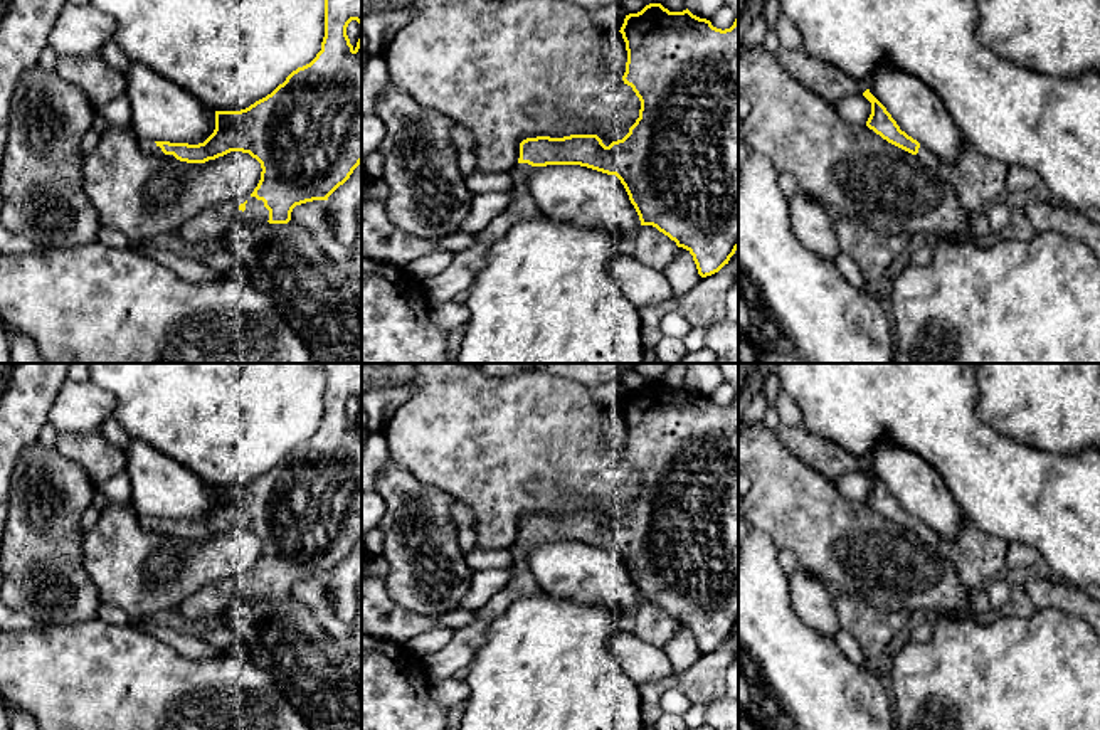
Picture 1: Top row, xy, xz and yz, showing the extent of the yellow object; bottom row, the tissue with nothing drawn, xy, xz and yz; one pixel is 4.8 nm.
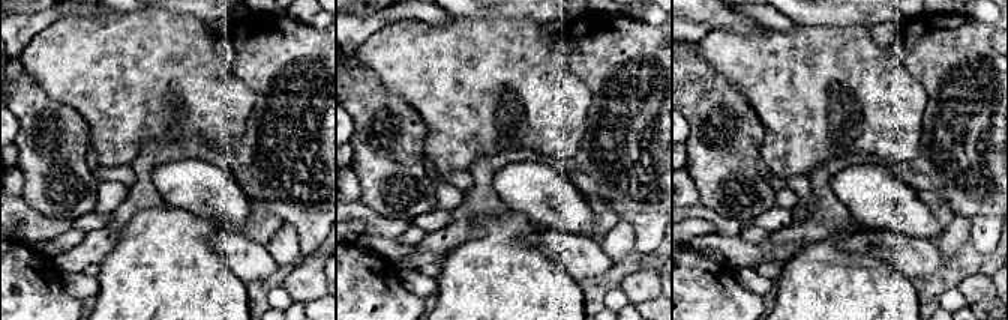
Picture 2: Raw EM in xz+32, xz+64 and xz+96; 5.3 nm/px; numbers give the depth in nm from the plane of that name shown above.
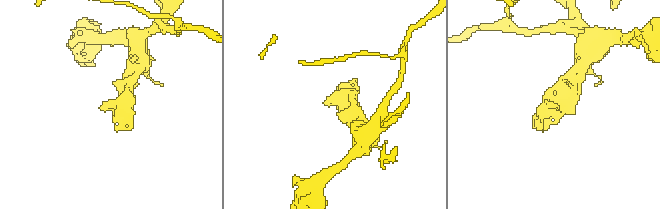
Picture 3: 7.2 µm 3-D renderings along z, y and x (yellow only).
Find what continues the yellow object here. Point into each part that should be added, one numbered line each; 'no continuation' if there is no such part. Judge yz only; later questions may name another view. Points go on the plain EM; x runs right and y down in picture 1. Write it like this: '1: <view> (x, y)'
1: yz (978, 557)

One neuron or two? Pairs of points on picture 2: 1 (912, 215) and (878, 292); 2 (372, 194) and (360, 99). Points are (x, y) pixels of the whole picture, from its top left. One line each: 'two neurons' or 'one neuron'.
1: two neurons
2: one neuron

